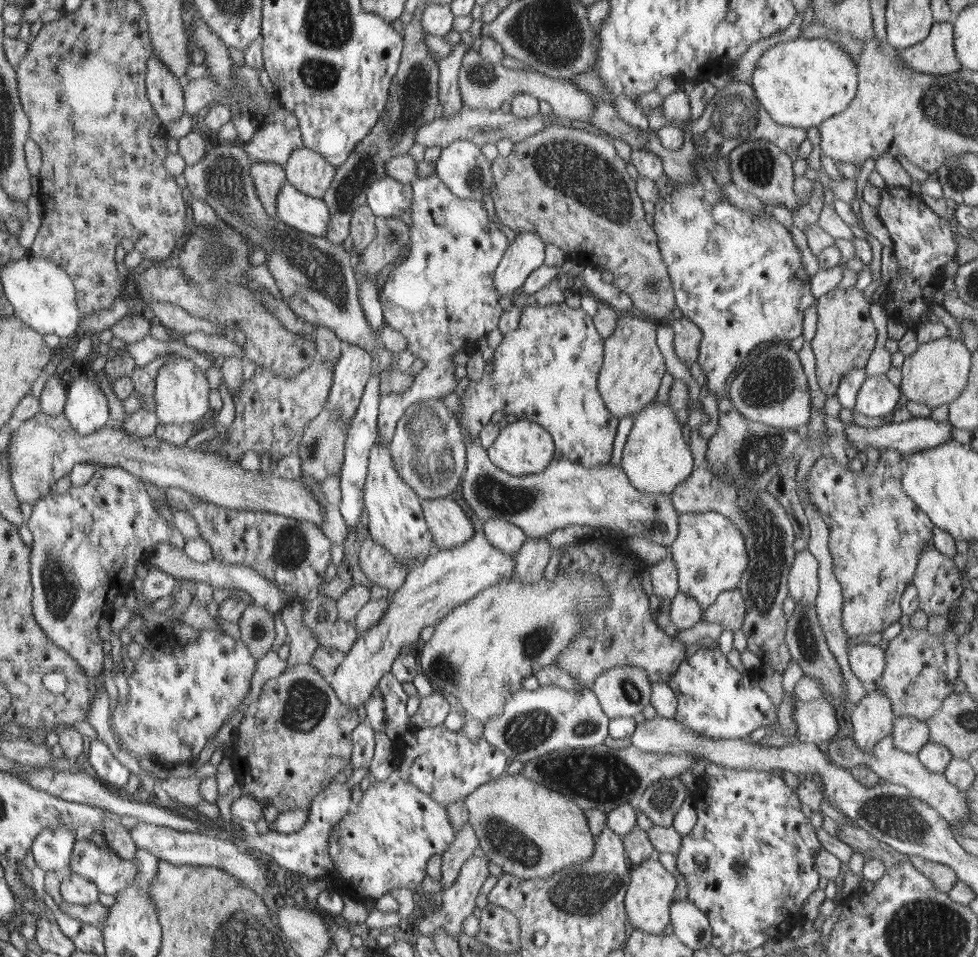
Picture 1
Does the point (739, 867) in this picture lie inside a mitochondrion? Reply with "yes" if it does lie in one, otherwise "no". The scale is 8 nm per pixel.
yes

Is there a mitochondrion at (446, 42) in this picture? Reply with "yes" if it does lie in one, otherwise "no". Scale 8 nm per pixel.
no

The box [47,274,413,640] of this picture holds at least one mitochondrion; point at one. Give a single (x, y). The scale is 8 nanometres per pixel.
(290, 549)

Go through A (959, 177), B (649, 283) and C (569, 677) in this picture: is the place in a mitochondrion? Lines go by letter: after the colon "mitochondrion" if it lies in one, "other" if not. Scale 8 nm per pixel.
A: mitochondrion
B: mitochondrion
C: other

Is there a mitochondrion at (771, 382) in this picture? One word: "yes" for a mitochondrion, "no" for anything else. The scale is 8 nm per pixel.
yes

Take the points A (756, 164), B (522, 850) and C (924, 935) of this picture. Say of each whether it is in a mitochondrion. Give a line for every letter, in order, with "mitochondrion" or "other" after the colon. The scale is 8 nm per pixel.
A: mitochondrion
B: mitochondrion
C: mitochondrion

